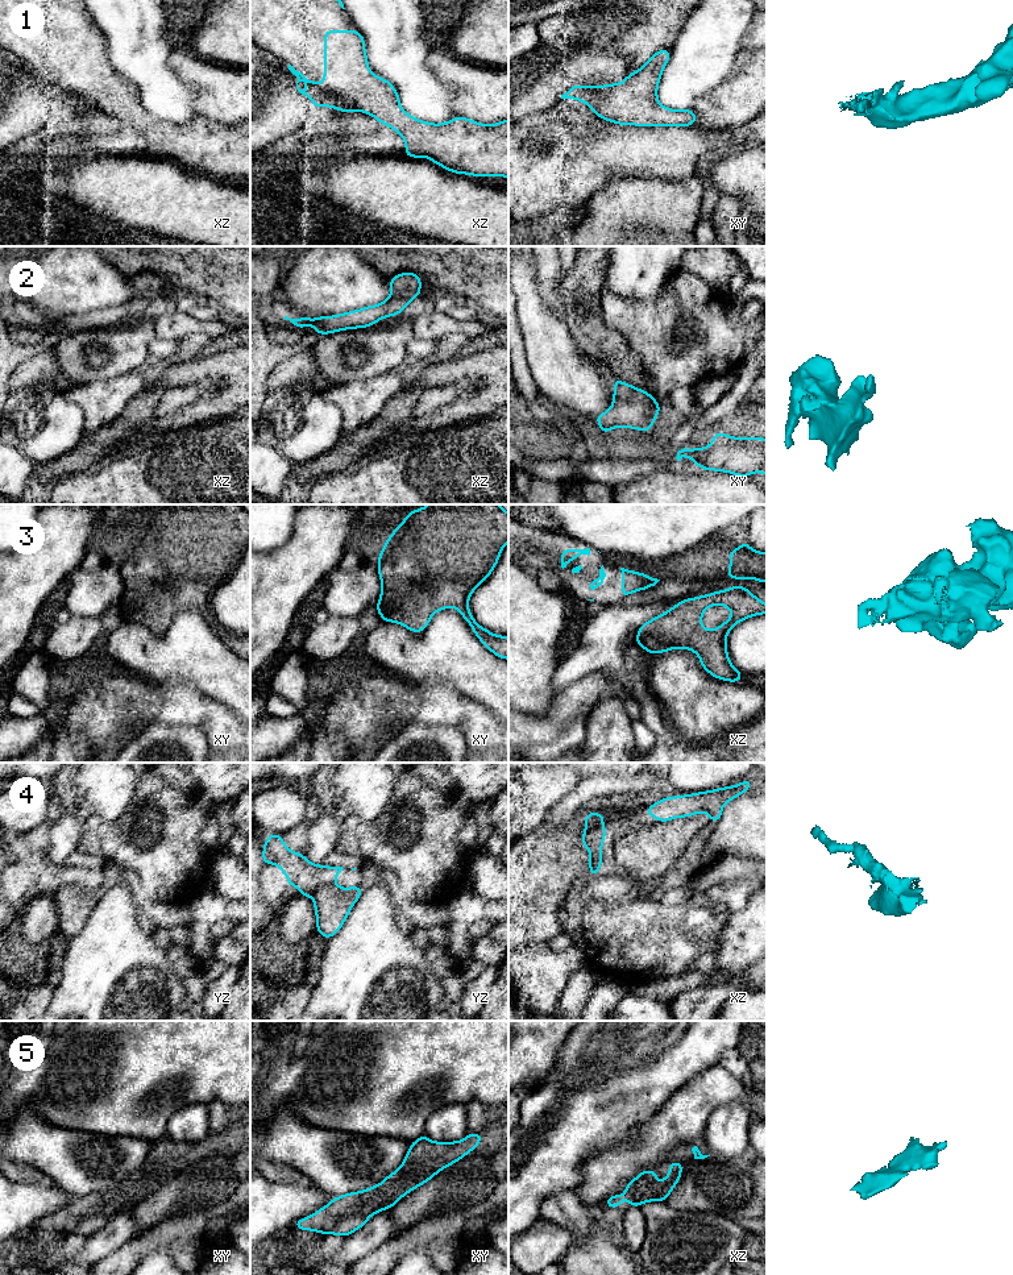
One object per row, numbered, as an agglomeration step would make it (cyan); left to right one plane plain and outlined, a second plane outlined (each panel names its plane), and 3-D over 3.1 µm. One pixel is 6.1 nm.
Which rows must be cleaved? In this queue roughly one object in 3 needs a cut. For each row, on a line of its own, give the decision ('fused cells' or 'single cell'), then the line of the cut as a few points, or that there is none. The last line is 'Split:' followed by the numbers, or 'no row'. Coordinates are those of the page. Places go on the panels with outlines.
1: single cell; no cut
2: single cell; no cut
3: single cell; no cut
4: fused cells; cut in yz along (332, 883), (320, 885), (312, 895)
5: single cell; no cut
Split: 4

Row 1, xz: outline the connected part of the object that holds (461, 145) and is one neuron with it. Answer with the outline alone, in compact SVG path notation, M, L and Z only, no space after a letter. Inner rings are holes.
M325 30L324 83L320 86L308 80L291 65L288 65L288 70L298 78L298 91L314 99L311 107L333 107L341 112L361 111L373 116L403 137L404 157L428 157L429 161L456 174L508 178L508 119L494 125L479 124L461 116L444 124L424 122L403 111L394 86L389 80L375 76L368 65L365 41L358 30Z

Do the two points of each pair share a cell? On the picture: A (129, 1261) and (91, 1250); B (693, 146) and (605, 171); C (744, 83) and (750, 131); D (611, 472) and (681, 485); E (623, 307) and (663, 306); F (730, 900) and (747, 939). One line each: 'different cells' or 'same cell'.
A: different cells
B: same cell
C: different cells
D: different cells
E: same cell
F: different cells

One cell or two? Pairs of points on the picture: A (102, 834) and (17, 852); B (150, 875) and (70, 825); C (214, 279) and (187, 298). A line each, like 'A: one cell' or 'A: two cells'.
A: two cells
B: two cells
C: two cells

